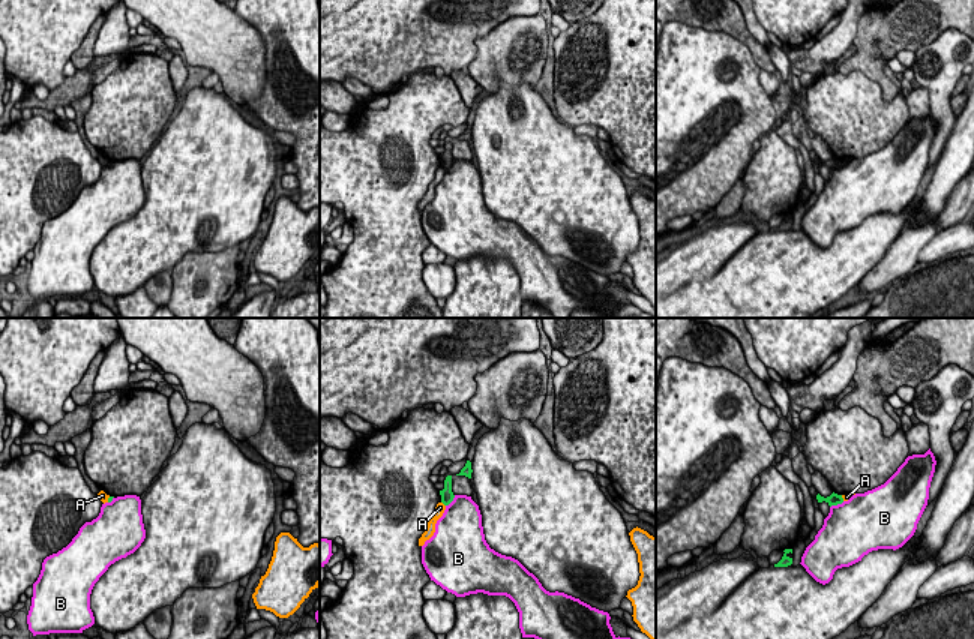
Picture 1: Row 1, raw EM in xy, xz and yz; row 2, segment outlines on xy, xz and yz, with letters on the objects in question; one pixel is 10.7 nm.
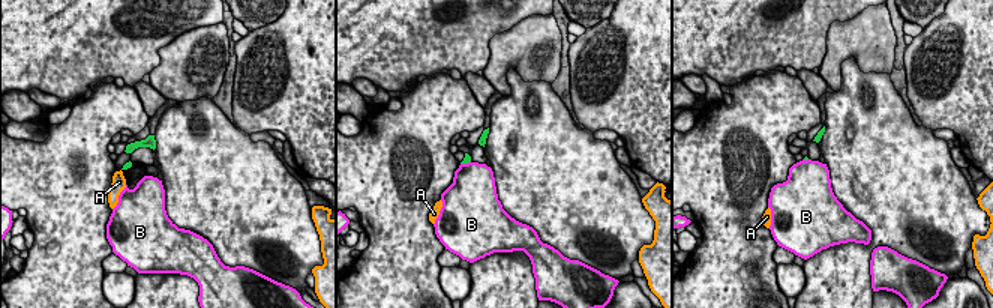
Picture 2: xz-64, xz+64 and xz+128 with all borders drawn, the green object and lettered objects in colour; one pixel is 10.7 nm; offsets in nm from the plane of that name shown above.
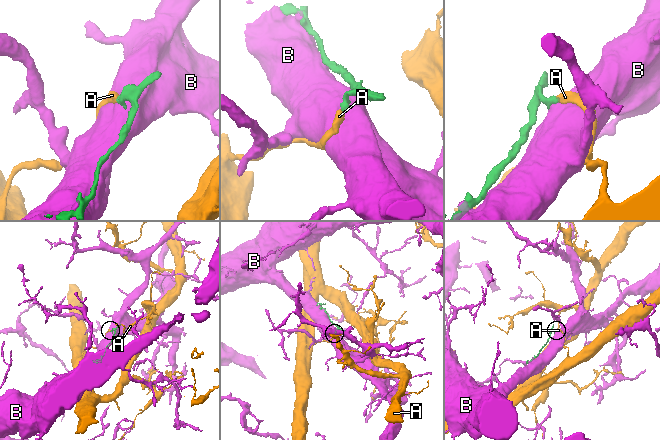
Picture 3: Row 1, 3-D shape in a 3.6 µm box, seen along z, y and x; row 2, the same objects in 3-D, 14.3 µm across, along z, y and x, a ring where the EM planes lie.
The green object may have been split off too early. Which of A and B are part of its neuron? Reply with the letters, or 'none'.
none

